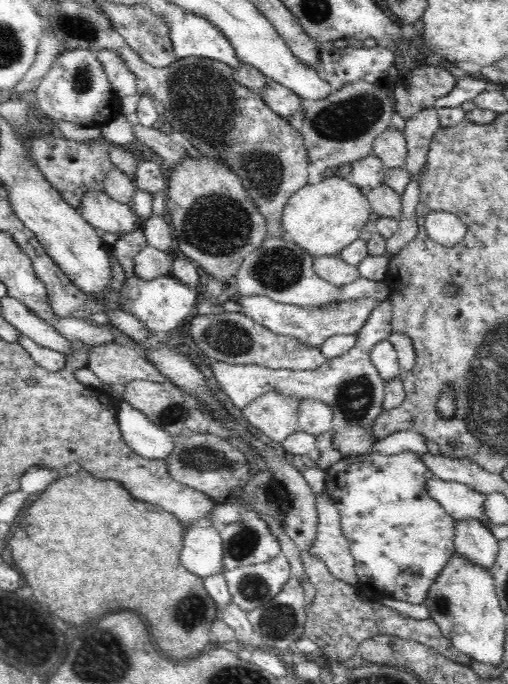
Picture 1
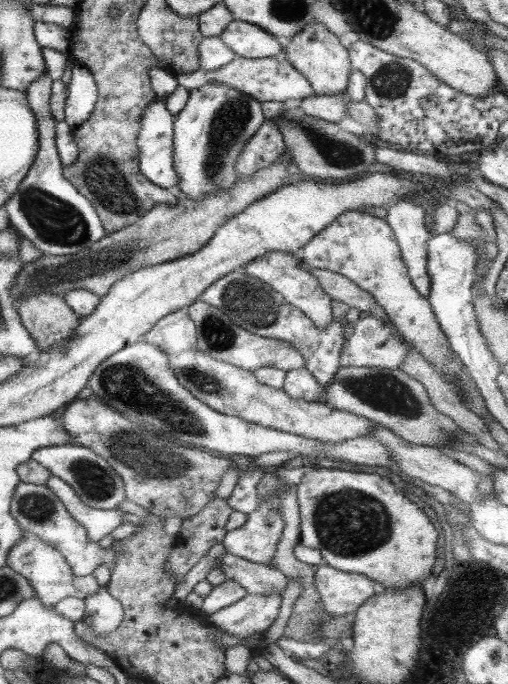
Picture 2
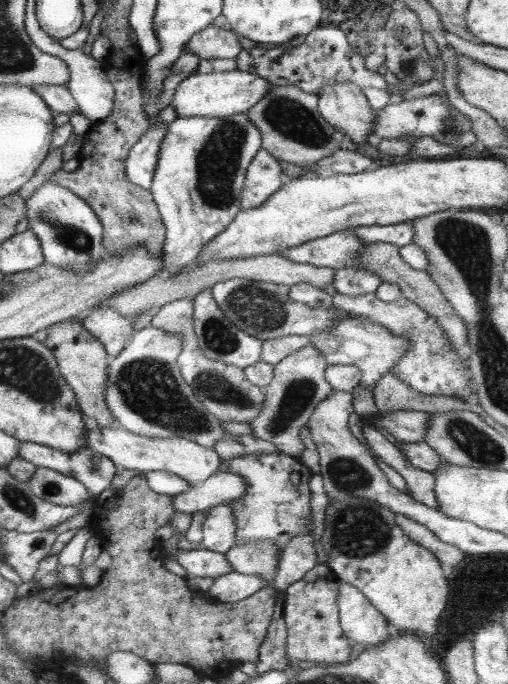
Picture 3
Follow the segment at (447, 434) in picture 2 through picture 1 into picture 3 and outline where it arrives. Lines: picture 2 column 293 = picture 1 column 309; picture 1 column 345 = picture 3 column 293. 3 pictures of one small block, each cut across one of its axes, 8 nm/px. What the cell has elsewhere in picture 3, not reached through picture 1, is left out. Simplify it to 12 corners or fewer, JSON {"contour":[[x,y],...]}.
{"contour":[[324,356],[275,364],[252,436],[299,458],[300,429],[331,394]]}

